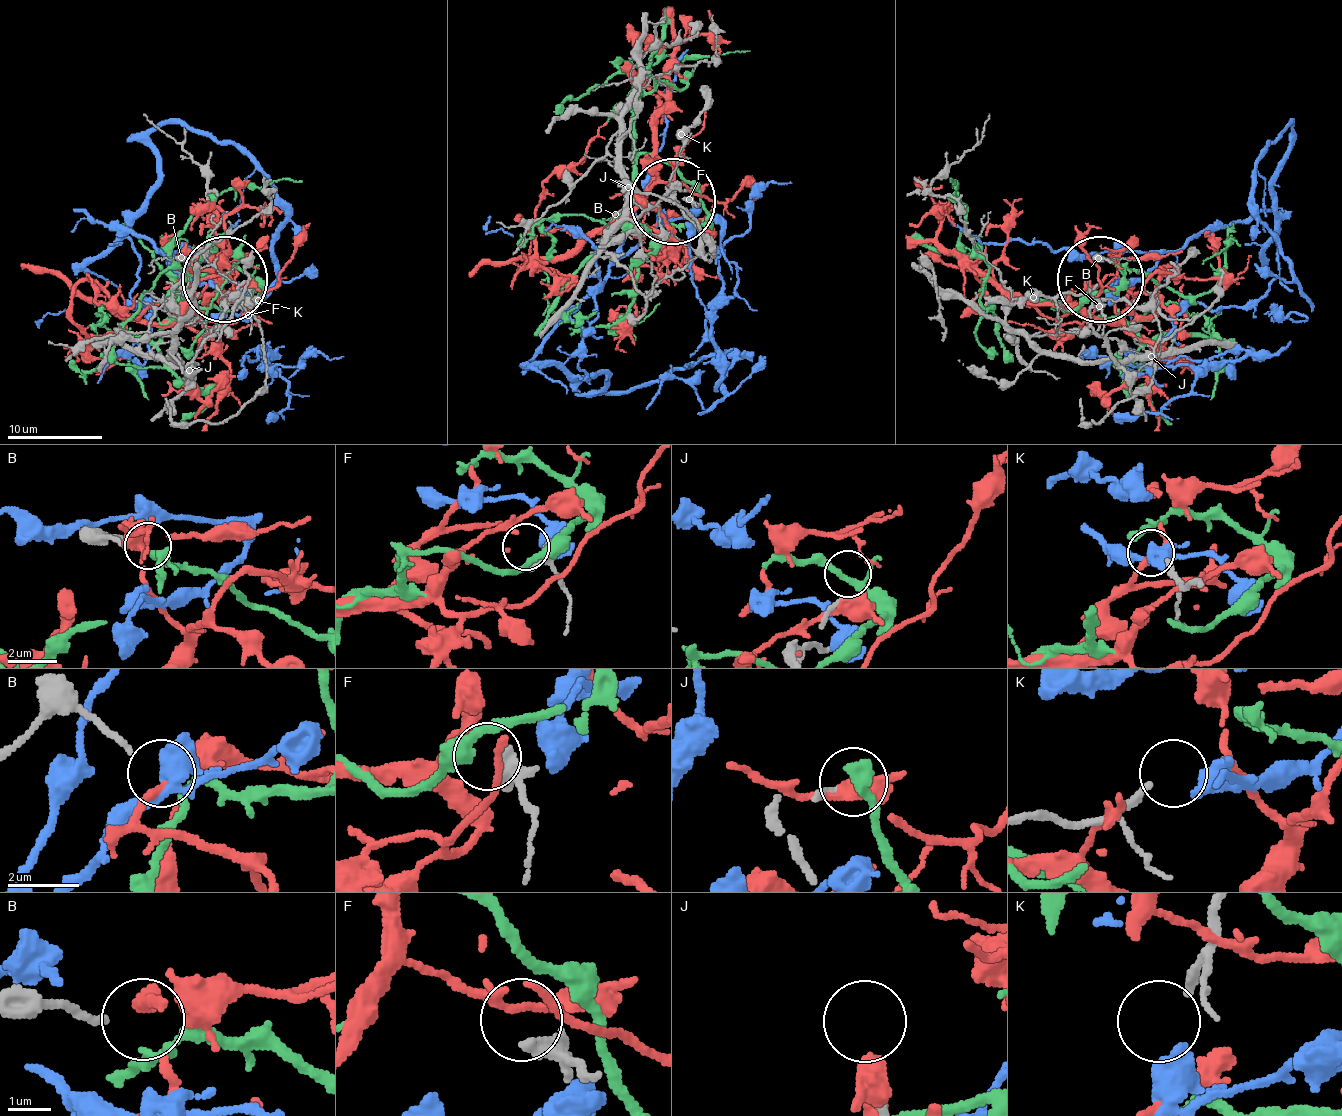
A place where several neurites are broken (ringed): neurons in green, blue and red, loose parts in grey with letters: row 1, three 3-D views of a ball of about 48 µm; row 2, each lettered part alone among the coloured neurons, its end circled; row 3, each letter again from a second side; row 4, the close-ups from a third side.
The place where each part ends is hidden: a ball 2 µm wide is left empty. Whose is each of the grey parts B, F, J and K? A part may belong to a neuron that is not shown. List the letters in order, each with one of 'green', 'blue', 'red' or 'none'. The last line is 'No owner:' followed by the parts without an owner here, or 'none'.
B: green
F: red
J: none
K: blue
No owner: J

